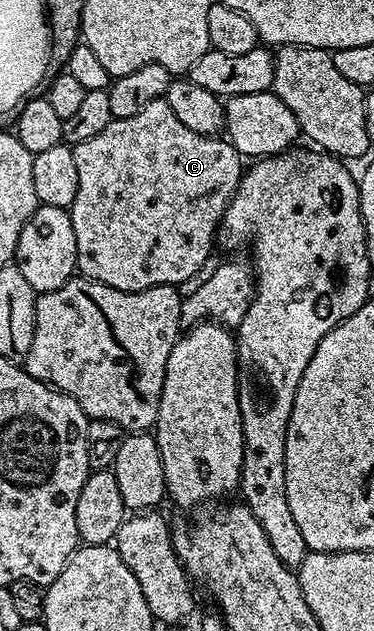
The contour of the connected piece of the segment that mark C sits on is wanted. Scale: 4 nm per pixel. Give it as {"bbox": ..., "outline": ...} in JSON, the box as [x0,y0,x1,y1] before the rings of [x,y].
{"bbox":[69,98,245,291],"outline":[[[166,98],[157,101],[149,101],[141,113],[133,113],[133,117],[124,119],[112,119],[97,137],[89,137],[89,141],[81,141],[74,144],[73,161],[77,161],[77,197],[73,197],[73,205],[69,209],[73,221],[73,237],[77,237],[77,261],[75,266],[78,274],[84,279],[92,279],[101,285],[109,285],[113,289],[122,291],[144,291],[150,287],[175,287],[181,281],[189,281],[197,269],[209,262],[211,246],[215,243],[215,234],[221,231],[223,214],[227,212],[229,201],[237,189],[245,170],[244,156],[237,153],[237,149],[228,143],[226,138],[214,135],[202,135],[193,133],[193,129],[187,126],[169,109]]]}

